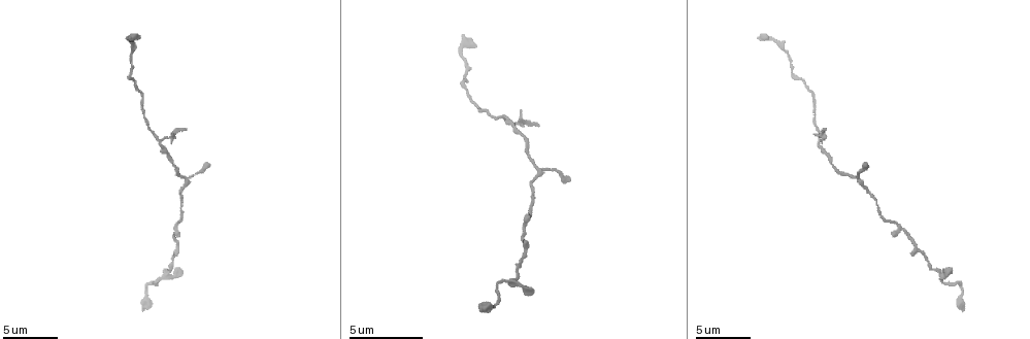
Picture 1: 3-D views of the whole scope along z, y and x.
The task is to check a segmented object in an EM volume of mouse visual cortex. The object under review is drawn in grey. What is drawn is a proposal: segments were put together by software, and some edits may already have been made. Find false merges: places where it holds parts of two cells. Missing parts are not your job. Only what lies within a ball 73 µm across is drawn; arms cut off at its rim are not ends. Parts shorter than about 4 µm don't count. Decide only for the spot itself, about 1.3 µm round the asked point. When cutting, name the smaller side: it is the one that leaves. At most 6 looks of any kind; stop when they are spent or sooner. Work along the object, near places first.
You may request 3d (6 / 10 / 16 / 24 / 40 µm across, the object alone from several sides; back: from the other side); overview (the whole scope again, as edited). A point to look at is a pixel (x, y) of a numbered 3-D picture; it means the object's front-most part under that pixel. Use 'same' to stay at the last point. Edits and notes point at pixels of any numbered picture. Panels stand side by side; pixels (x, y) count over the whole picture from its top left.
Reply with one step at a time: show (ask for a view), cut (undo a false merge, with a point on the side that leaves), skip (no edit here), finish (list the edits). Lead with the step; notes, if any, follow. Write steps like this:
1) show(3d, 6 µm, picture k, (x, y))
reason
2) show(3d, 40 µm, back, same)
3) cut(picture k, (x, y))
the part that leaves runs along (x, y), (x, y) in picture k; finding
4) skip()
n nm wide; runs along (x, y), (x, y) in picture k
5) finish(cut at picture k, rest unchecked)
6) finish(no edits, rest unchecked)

show(3d, 16 µm, picture 1, (789, 67))
a narrow waist

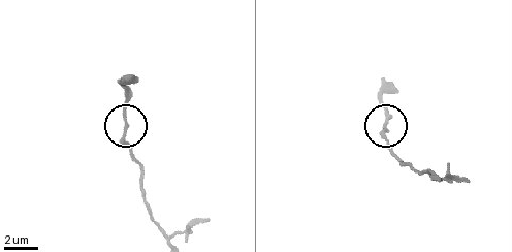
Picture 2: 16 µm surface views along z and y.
skip()
150 nm wide; all the same cell

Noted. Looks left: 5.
show(3d, 10 µm, picture 1, (158, 142))
two arms in line, one across

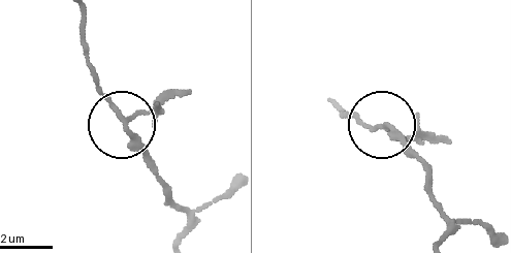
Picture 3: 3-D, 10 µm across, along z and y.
skip()
3 arms; one cell here

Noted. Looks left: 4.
show(3d, 16 µm, picture 1, (533, 162))

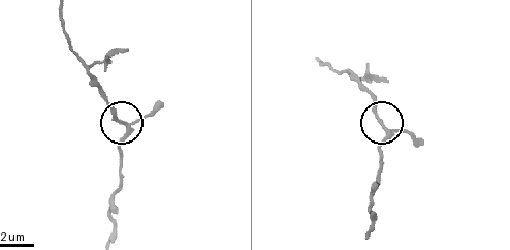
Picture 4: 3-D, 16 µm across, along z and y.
skip()
3 arms; one cell here

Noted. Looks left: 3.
finish(no edits, rest unchecked)

